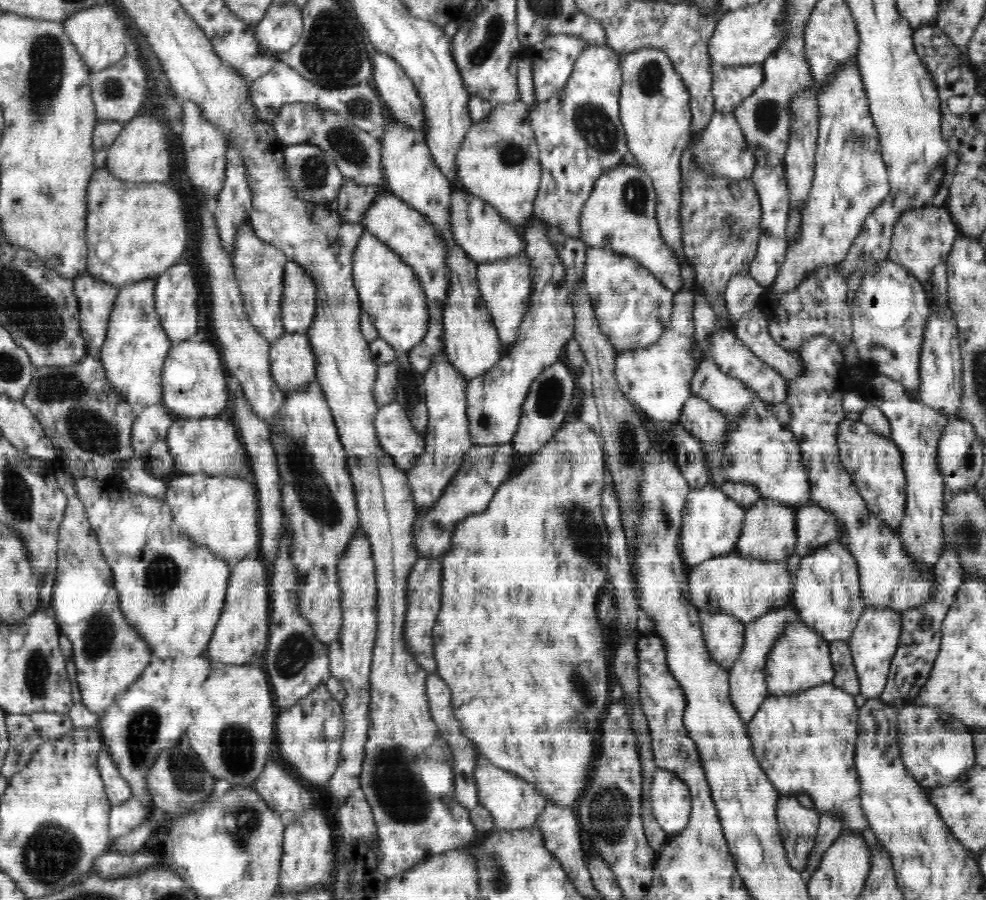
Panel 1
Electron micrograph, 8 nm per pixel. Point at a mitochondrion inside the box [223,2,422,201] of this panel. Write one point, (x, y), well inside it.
(330, 54)

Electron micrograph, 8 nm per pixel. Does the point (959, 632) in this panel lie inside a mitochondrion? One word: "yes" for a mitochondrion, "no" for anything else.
no

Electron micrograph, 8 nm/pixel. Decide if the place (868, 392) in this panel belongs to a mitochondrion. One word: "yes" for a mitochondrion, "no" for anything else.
no

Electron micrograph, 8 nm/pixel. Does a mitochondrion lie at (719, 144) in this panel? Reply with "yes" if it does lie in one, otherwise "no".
no

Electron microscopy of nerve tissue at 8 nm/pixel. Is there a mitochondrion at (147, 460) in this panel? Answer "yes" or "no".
no

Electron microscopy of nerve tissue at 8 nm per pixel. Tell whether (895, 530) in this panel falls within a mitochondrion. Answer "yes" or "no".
no

